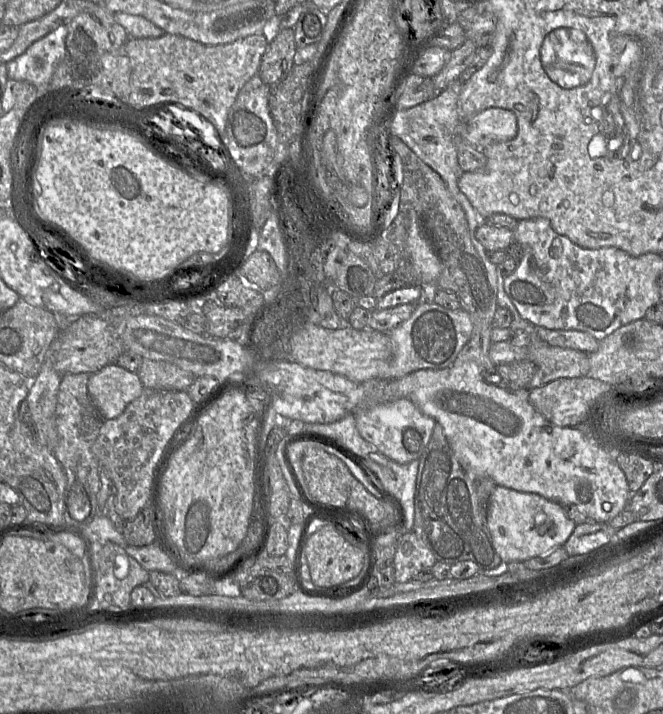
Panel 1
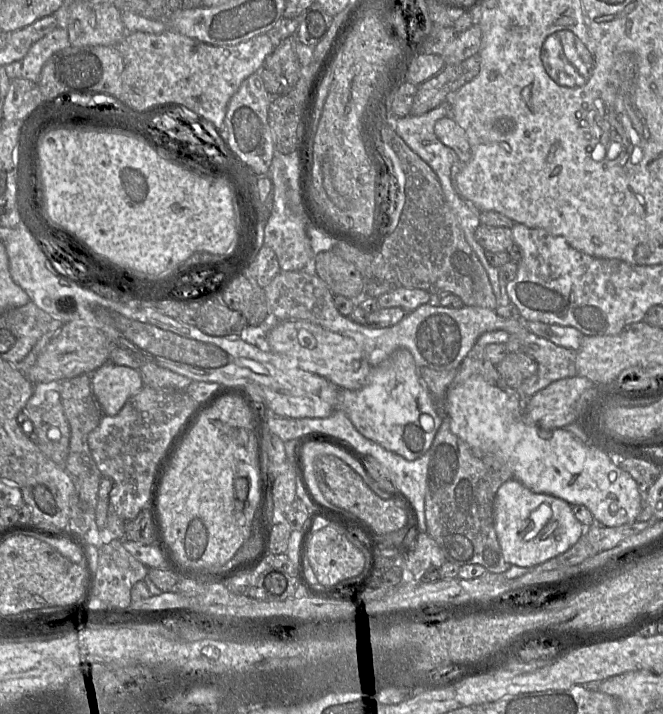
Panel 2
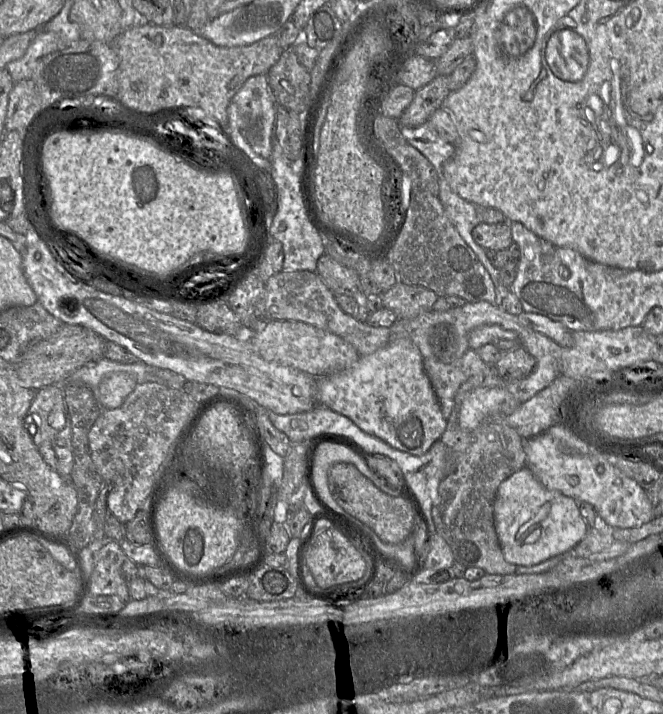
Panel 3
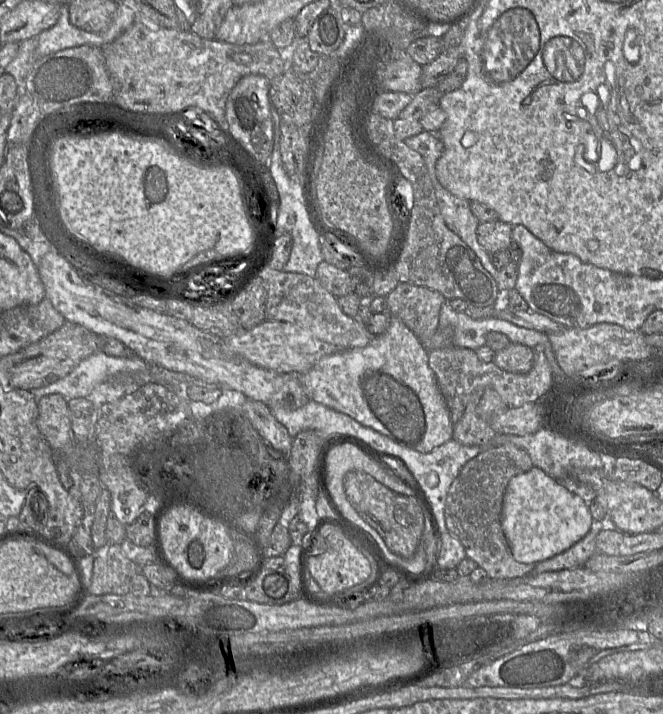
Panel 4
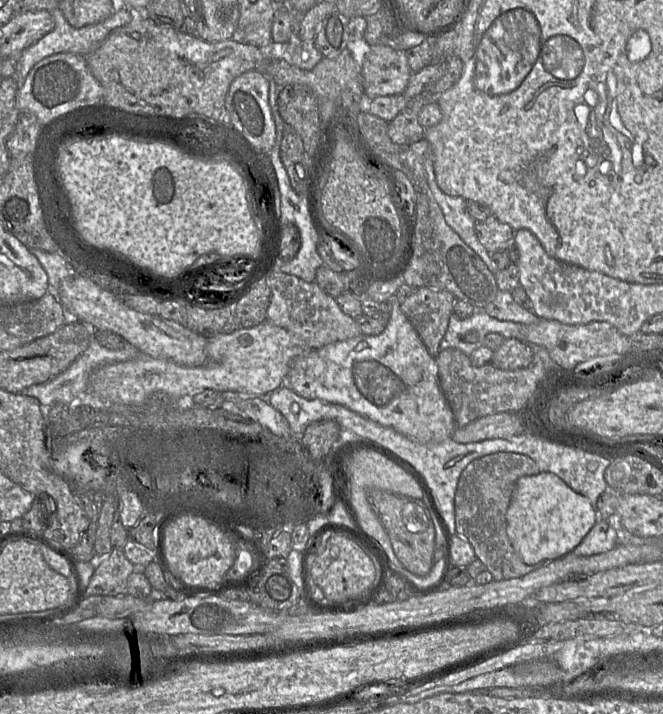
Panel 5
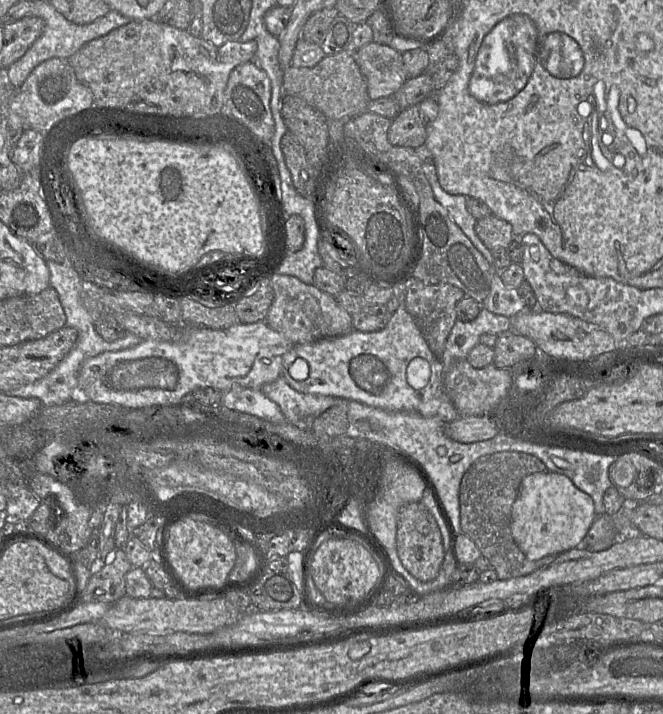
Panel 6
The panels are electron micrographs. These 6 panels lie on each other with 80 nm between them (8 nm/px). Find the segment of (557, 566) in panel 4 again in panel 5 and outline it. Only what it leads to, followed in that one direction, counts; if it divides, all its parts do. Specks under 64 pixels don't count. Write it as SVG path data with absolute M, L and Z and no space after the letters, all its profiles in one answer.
M596 512L596 523L584 539L573 549L578 556L592 556L607 552L617 544L617 532Z

